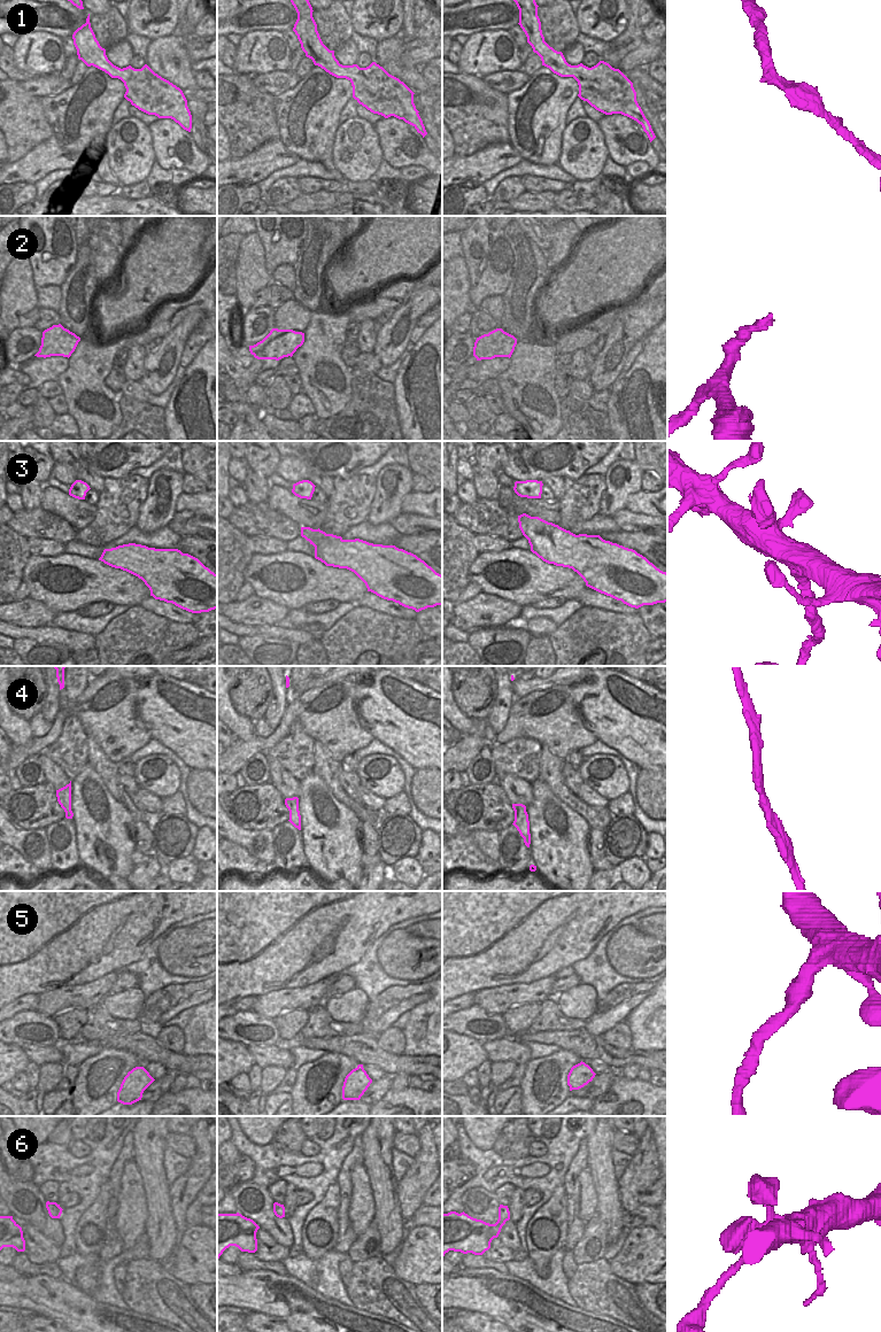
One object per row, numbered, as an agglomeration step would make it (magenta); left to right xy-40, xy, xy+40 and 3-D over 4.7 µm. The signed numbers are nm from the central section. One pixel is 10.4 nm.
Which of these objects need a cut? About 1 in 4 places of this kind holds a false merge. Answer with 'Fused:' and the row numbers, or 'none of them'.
Fused: 5

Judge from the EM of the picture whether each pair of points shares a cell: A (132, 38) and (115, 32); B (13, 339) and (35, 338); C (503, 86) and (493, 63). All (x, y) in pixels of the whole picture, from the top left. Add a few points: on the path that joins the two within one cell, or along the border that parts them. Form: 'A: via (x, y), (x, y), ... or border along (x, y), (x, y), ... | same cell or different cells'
A: border along (129, 31), (124, 38) | different cells
B: border along (18, 334), (20, 345) | different cells
C: border along (522, 69), (504, 69), (489, 72), (482, 77) | different cells

